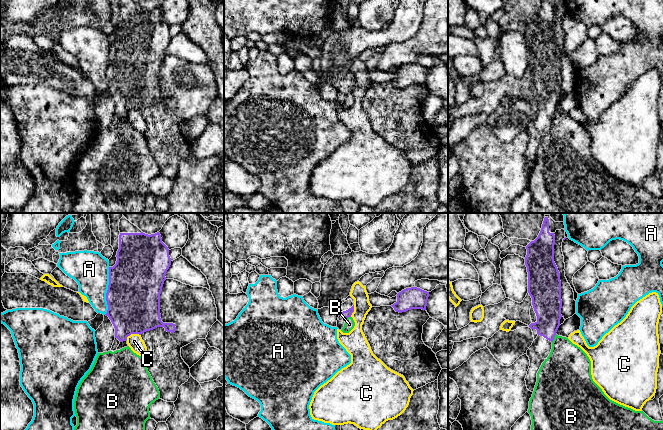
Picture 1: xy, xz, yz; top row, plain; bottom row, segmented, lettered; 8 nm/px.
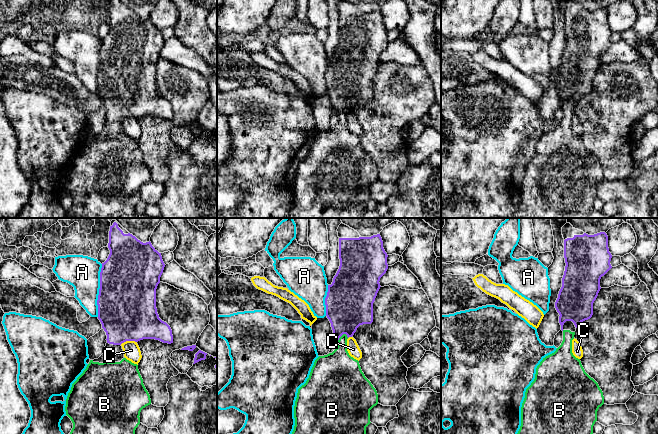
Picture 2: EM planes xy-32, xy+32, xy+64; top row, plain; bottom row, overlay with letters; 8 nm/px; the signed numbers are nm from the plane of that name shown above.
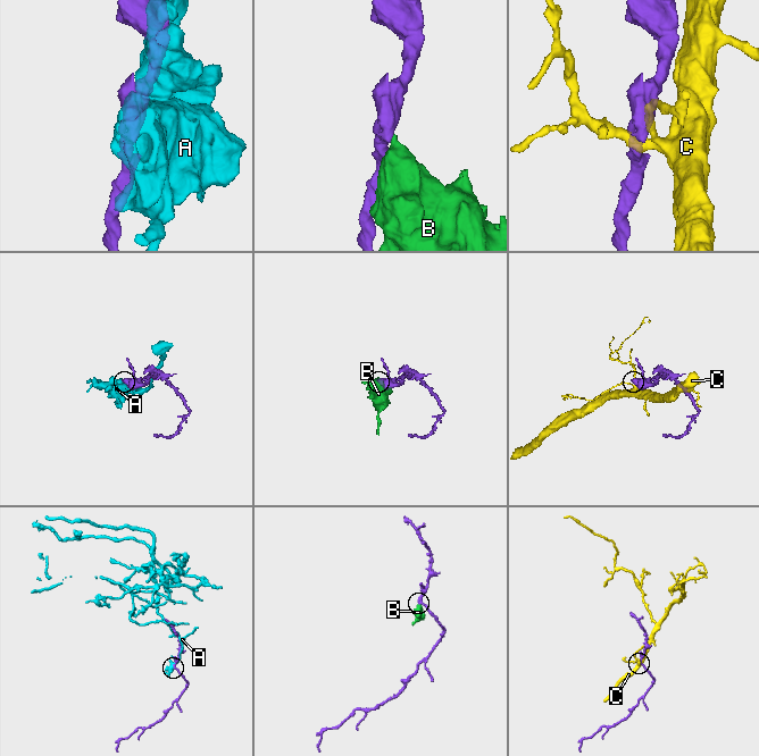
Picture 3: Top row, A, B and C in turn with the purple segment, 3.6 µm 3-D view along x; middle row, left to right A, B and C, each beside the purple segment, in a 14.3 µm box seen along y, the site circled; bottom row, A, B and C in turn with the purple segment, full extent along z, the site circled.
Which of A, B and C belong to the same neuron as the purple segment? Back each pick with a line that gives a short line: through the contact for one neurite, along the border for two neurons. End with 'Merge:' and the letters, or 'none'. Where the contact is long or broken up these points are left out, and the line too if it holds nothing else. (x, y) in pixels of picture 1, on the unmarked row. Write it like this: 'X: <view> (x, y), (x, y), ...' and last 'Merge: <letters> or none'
Merge: none

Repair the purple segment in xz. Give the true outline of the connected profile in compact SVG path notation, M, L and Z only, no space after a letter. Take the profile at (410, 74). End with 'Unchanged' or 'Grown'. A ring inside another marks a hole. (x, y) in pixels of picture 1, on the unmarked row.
M417 63L406 64L397 70L397 78L391 81L396 88L402 89L411 85L426 86L429 68Z. Unchanged

